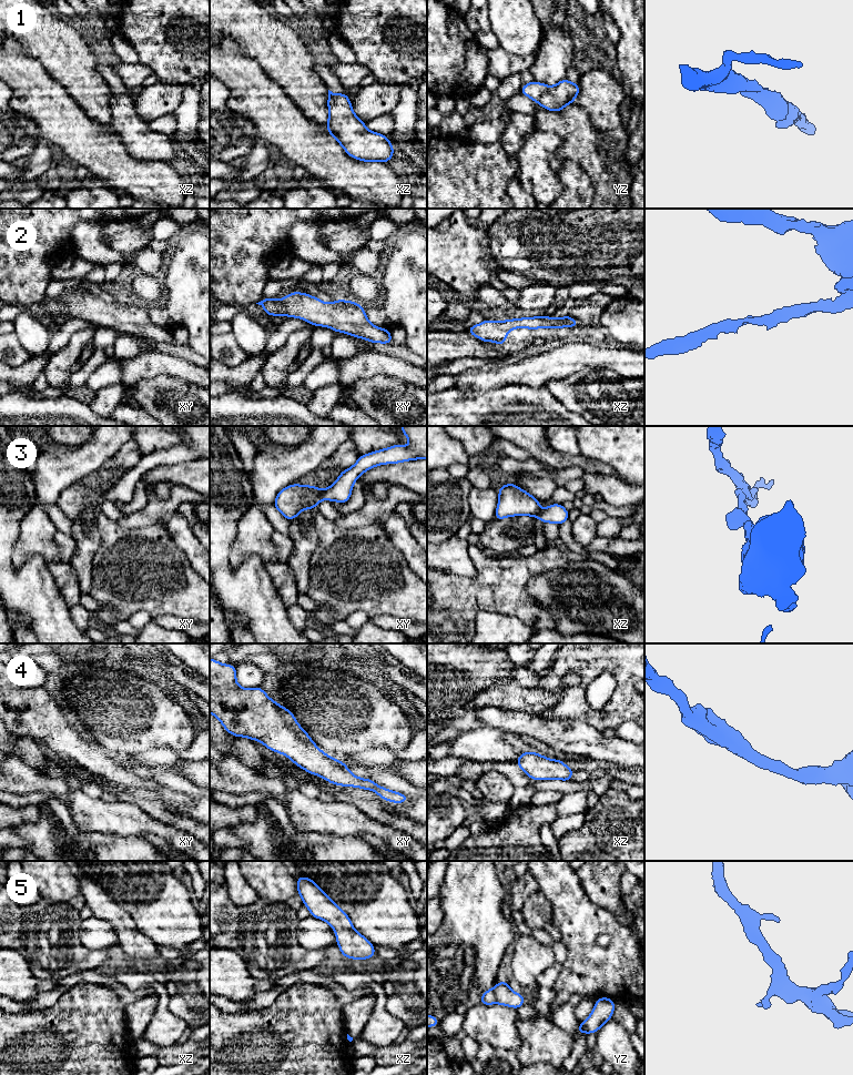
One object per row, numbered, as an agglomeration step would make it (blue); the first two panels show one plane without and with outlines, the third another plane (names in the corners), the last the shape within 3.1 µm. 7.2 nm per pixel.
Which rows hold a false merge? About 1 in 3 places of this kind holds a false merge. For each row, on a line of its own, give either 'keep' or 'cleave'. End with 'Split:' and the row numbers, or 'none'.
1: keep
2: keep
3: cleave
4: keep
5: keep
Split: 3

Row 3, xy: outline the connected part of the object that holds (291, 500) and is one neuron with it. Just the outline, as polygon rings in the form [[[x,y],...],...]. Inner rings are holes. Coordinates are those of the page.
[[[292,484],[275,497],[273,506],[288,520],[293,520],[304,509],[317,508],[323,491],[317,486]]]

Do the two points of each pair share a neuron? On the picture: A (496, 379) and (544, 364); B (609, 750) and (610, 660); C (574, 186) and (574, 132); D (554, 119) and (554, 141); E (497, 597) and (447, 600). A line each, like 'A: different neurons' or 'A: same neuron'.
A: same neuron
B: different neurons
C: different neurons
D: different neurons
E: same neuron

